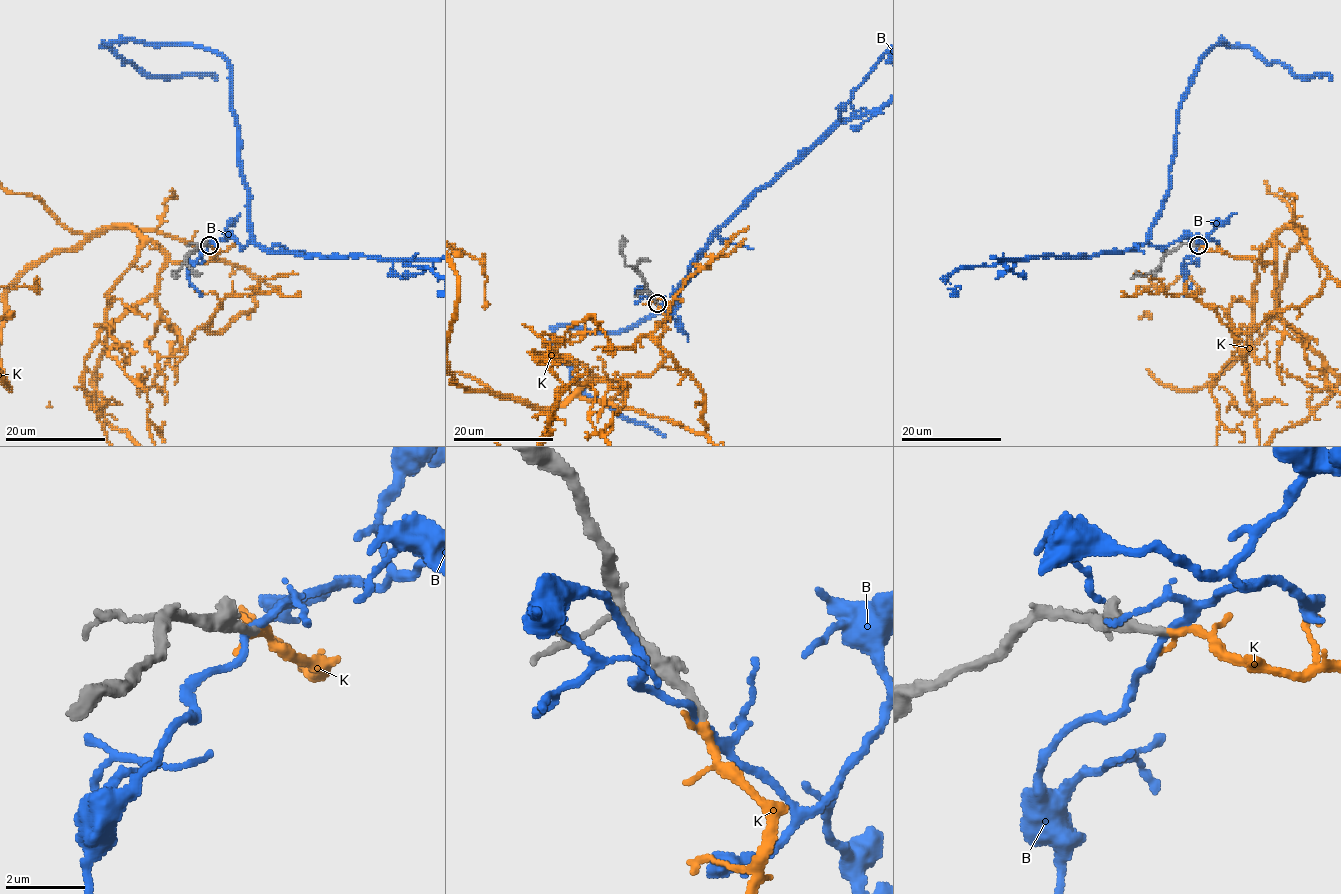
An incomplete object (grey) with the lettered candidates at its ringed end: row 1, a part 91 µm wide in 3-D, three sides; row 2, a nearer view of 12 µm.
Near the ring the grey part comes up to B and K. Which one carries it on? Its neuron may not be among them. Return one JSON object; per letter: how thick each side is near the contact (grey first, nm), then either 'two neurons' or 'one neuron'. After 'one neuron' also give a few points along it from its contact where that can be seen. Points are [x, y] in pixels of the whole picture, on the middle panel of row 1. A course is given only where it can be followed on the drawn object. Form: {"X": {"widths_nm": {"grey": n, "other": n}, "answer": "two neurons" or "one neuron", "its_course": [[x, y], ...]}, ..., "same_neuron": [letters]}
{"B": {"widths_nm": {"grey": 260, "other": 190}, "answer": "two neurons"}, "K": {"widths_nm": {"grey": 240, "other": 240}, "answer": "one neuron", "its_course": [[657, 303], [663, 361], [649, 374], [526, 405], [448, 372]]}, "same_neuron": ["K"]}

